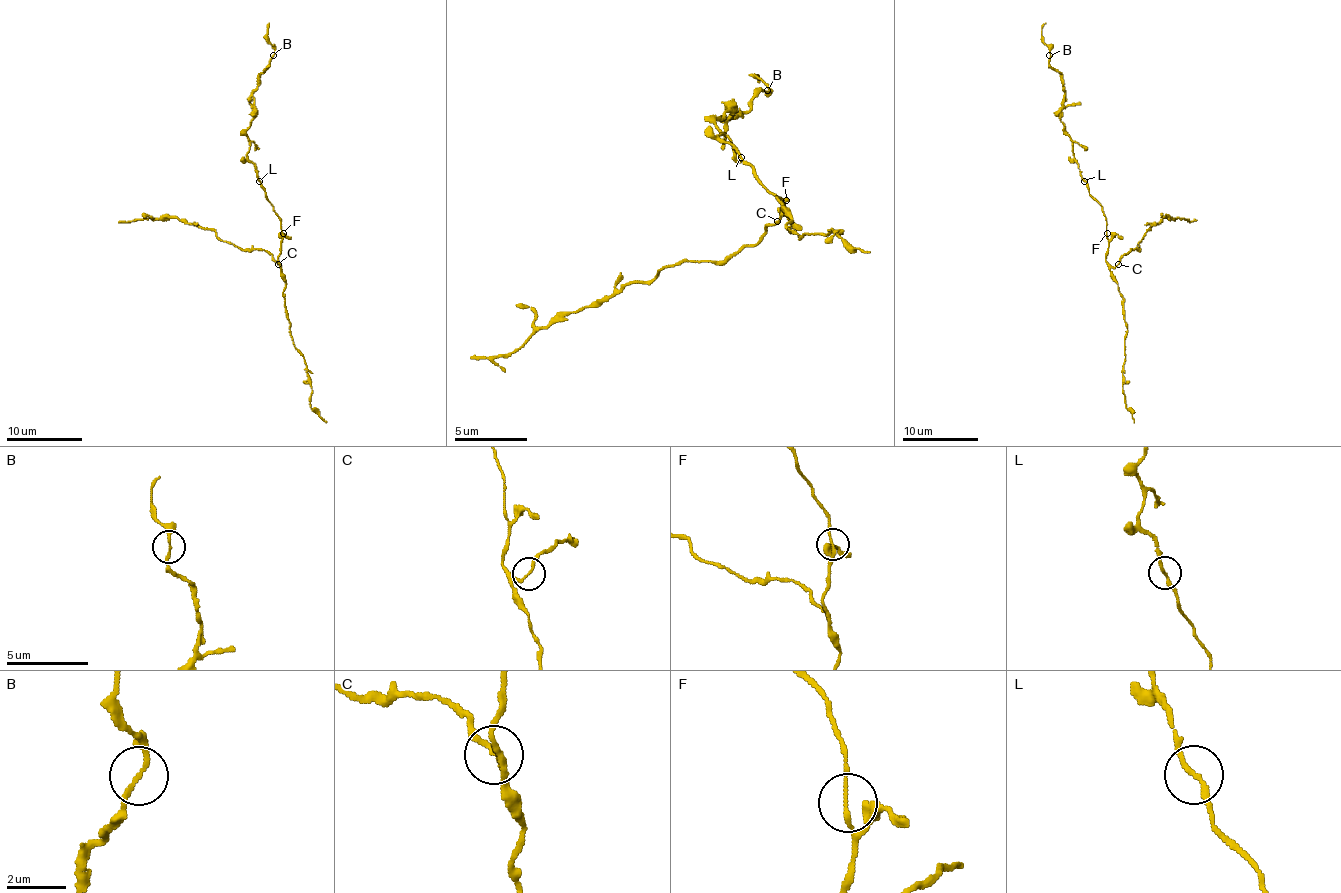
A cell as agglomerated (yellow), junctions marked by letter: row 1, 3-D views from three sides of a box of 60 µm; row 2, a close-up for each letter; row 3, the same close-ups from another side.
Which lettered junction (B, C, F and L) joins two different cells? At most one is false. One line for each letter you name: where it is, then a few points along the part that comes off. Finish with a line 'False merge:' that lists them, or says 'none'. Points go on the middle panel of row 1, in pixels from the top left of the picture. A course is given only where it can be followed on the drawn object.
False merge: none

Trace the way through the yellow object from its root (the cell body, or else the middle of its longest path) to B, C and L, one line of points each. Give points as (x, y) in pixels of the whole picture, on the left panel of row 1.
B: (281, 227), (281, 217), (265, 196), (254, 164), (246, 154), (246, 132), (254, 116), (252, 92), (273, 55)
C: (281, 227), (281, 267), (279, 265)
L: (281, 227), (281, 217), (265, 196), (260, 181)

